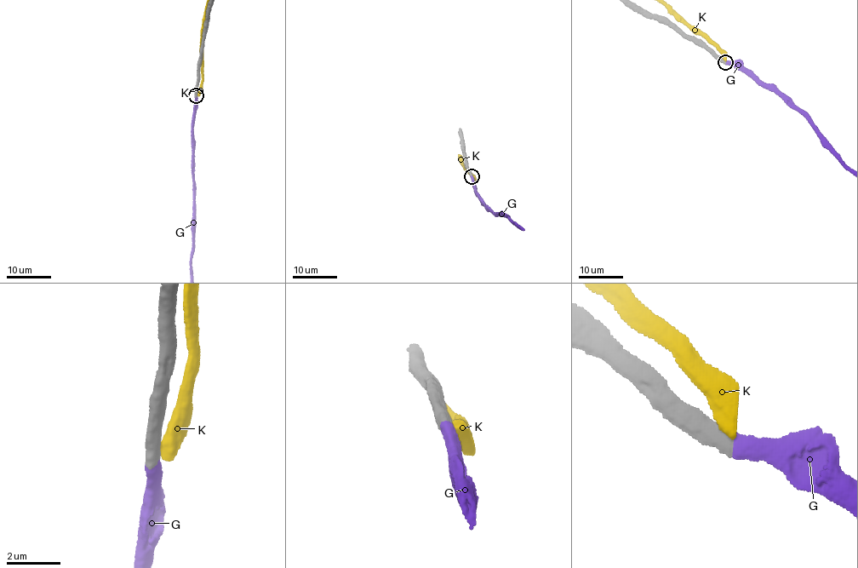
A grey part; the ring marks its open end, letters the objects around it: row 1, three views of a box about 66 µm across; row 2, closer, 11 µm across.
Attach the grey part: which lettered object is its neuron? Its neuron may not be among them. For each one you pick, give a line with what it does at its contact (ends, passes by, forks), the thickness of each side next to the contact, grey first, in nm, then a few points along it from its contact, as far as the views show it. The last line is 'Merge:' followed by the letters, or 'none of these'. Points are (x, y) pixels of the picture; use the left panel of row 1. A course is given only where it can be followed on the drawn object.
G: it ends there; 550 nm thick on the grey side, 600 nm on the other
Merge: G

